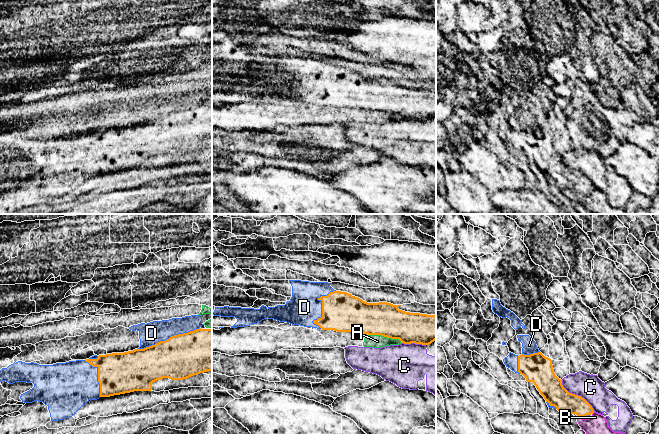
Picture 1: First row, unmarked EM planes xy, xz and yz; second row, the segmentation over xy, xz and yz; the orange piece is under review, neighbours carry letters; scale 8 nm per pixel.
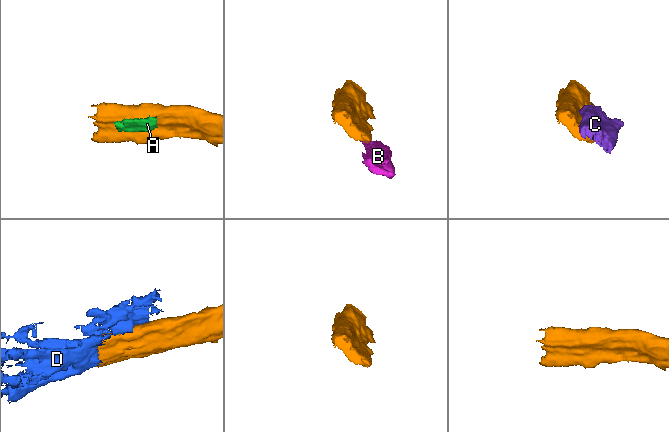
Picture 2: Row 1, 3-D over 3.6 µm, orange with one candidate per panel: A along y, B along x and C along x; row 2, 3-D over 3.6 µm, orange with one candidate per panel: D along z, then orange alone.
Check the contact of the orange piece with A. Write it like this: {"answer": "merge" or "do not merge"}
{"answer": "do not merge"}

